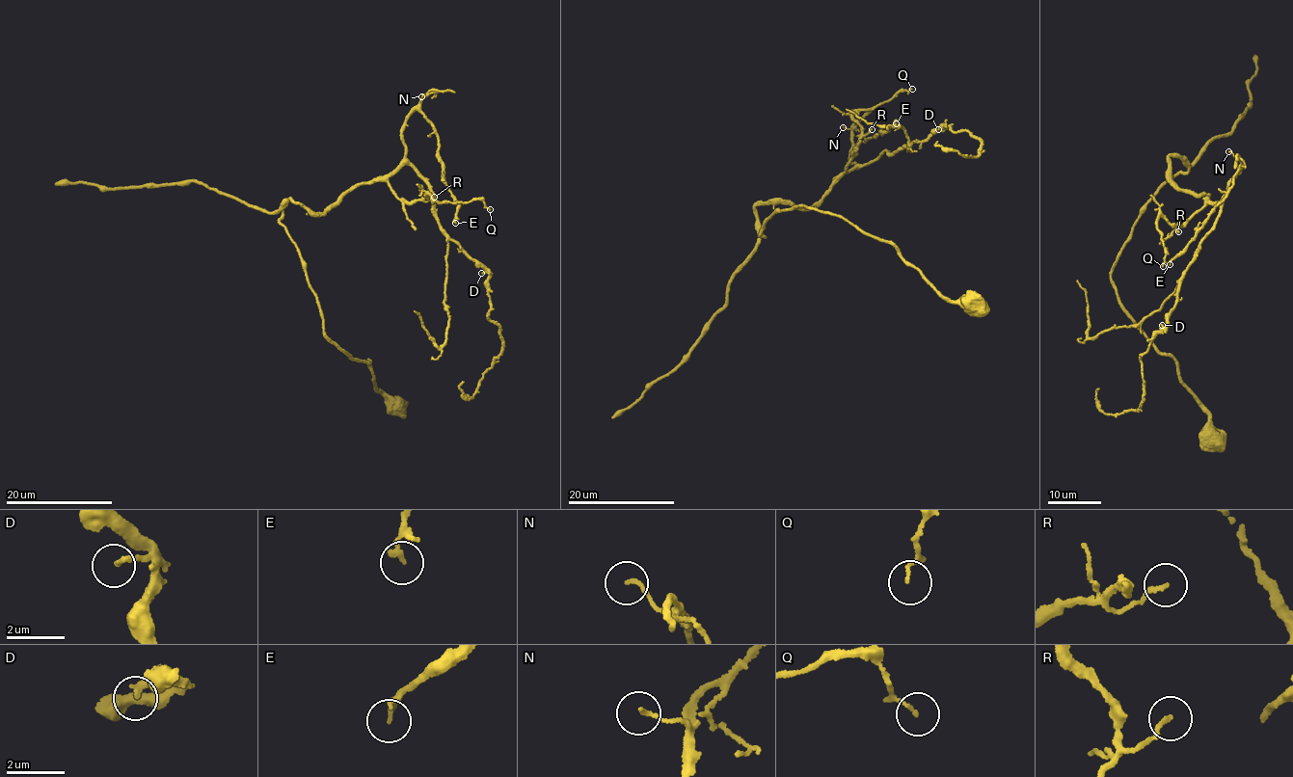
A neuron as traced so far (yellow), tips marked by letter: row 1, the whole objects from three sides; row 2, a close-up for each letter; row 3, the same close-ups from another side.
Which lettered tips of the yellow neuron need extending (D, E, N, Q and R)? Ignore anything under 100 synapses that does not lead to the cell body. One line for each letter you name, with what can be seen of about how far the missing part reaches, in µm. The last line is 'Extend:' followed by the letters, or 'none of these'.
Extend: none of these

